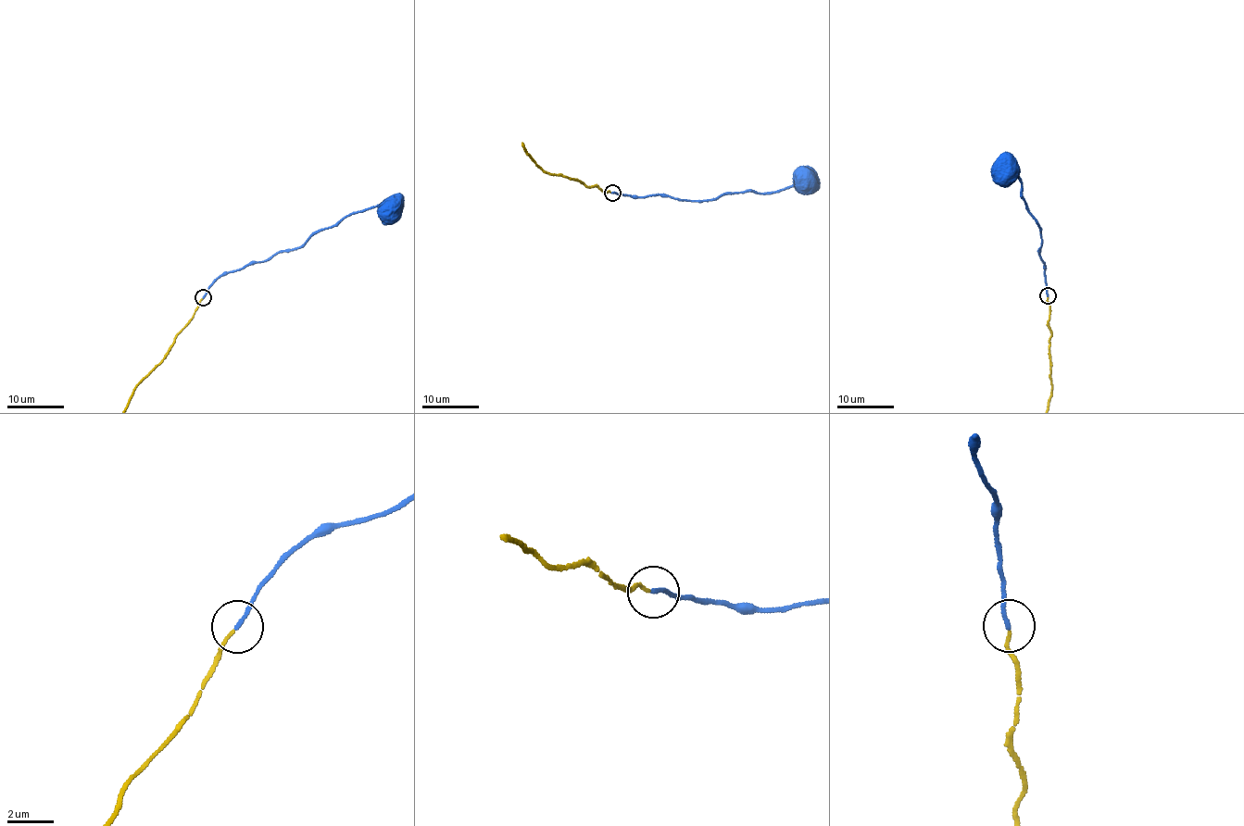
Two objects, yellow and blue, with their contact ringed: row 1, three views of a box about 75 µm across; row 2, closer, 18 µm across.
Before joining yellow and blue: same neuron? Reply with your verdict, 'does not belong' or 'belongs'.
belongs

